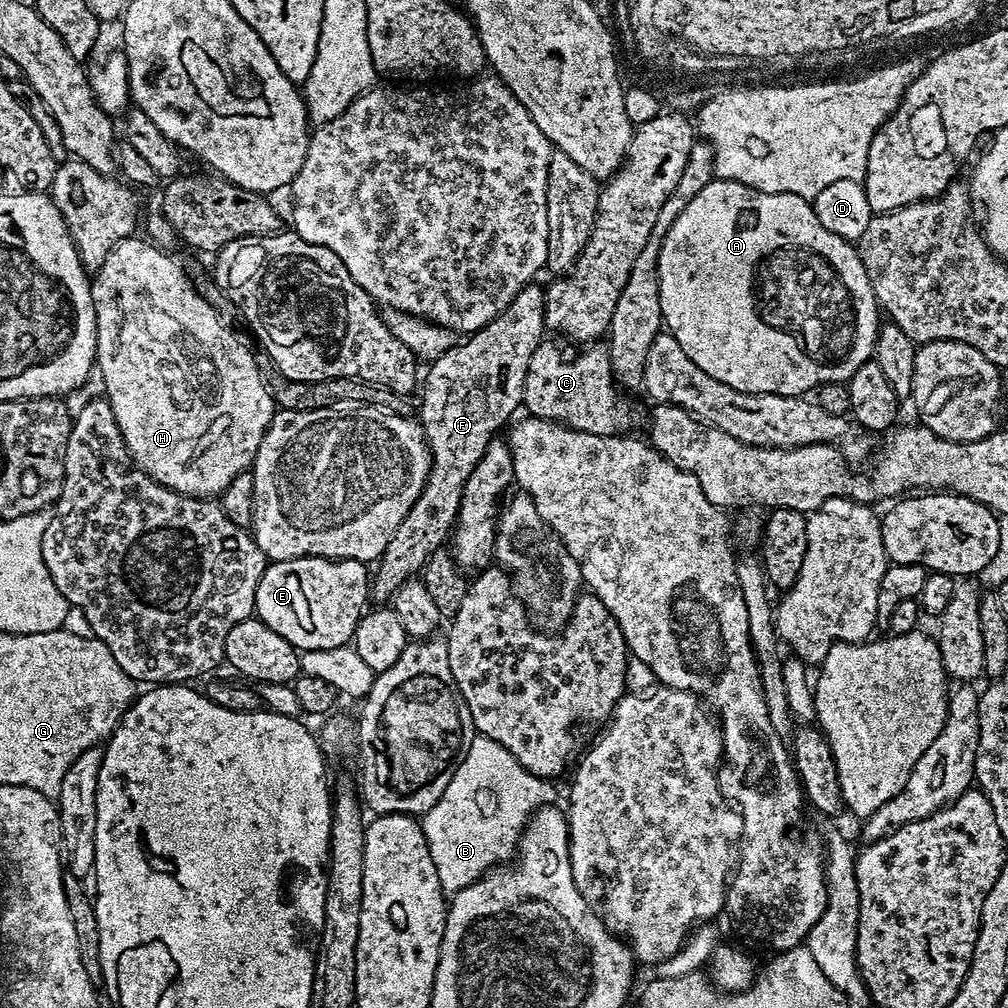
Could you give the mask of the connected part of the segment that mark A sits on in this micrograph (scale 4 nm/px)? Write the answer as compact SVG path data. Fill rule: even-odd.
M713 178L707 188L690 198L686 210L682 210L680 217L674 218L670 230L664 235L658 254L658 278L664 328L678 338L678 346L690 354L690 362L702 366L710 378L718 378L718 382L726 382L726 386L734 386L734 390L739 392L804 396L807 388L808 391L815 390L818 385L831 380L848 381L858 366L862 366L865 360L873 359L876 351L875 338L882 323L882 312L874 306L870 278L864 276L857 249L851 243L842 242L840 237L832 236L830 230L816 220L816 213L798 196L770 196L742 182Z

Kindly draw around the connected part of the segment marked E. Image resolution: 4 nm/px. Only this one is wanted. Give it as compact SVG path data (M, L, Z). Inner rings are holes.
M303 556L302 558L294 558L293 560L273 560L265 567L262 578L258 582L258 590L256 591L256 611L255 615L266 626L270 626L270 630L274 630L274 634L282 634L282 638L286 638L286 642L293 644L300 652L309 652L310 650L334 650L335 648L343 648L355 637L356 627L360 621L360 617L366 611L366 605L370 600L370 568L363 560L327 560L321 556Z

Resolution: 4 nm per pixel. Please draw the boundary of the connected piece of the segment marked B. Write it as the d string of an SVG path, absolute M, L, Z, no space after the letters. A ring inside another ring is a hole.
M483 738L472 739L470 746L464 749L454 778L450 778L450 786L446 786L442 798L438 798L435 806L422 816L426 842L430 846L430 858L434 858L434 870L438 870L438 882L442 882L444 893L461 892L464 887L472 884L474 878L483 876L485 872L511 861L517 855L517 845L524 825L532 819L532 813L537 808L549 803L544 795L544 784L543 779L525 770L512 757L510 750L498 746L498 742Z

